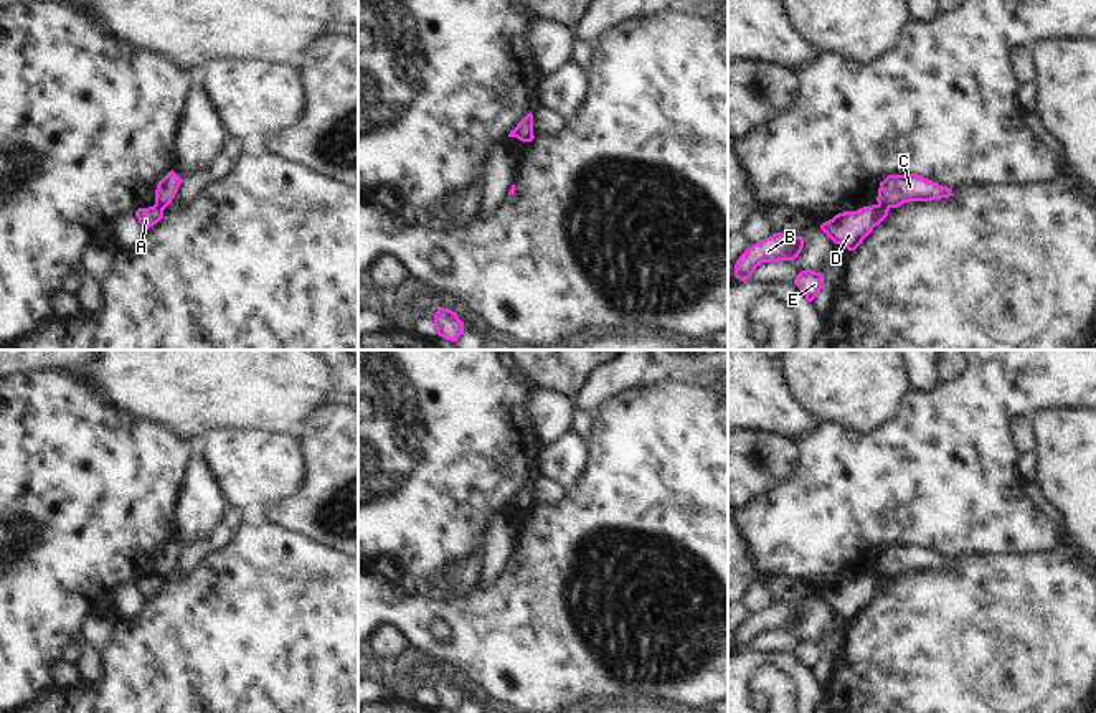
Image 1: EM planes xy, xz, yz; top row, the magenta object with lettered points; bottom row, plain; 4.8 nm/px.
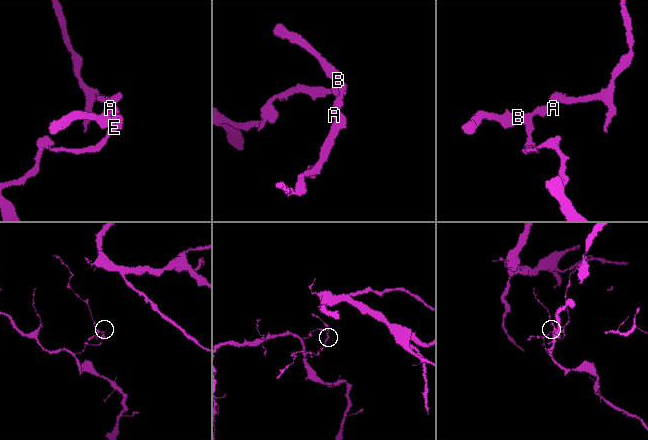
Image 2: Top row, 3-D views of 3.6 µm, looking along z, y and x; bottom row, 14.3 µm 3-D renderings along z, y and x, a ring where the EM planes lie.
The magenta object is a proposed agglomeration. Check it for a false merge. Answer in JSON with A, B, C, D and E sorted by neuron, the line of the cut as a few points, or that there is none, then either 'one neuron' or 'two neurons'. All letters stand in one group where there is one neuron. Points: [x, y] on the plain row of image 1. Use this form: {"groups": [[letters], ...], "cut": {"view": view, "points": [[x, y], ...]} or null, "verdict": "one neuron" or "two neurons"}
{"groups": [["A", "B", "D", "E"], ["C"]], "cut": {"view": "yz", "points": [[878, 573], [888, 580]]}, "verdict": "two neurons"}

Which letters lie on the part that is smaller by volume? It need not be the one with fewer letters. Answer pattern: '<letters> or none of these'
C

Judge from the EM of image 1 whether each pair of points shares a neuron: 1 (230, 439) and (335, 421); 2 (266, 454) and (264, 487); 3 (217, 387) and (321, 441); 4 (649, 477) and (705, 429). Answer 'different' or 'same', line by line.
1: different
2: same
3: different
4: same

